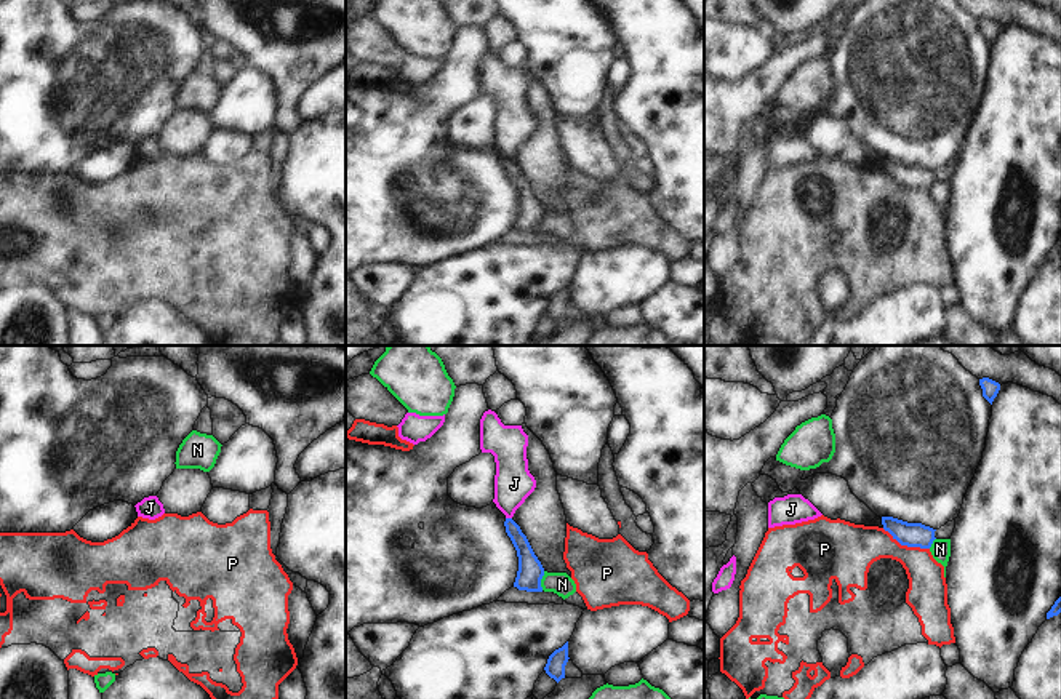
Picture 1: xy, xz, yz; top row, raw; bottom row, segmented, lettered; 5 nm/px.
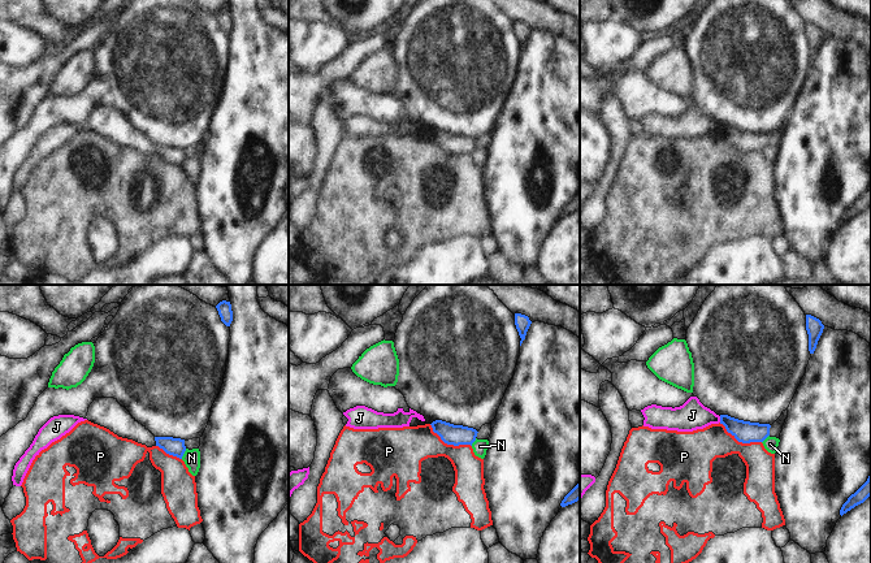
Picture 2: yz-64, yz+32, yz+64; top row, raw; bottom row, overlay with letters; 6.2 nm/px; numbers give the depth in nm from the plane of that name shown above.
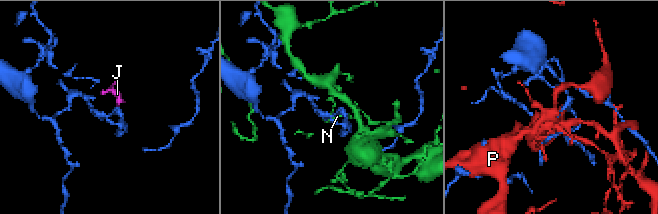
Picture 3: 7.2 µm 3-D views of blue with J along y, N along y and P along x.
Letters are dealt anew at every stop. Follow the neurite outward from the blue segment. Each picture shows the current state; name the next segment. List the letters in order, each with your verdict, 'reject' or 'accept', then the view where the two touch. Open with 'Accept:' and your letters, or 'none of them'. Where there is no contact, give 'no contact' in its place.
Accept: none of them
J: reject | xz
N: reject | xz
P: reject | yz

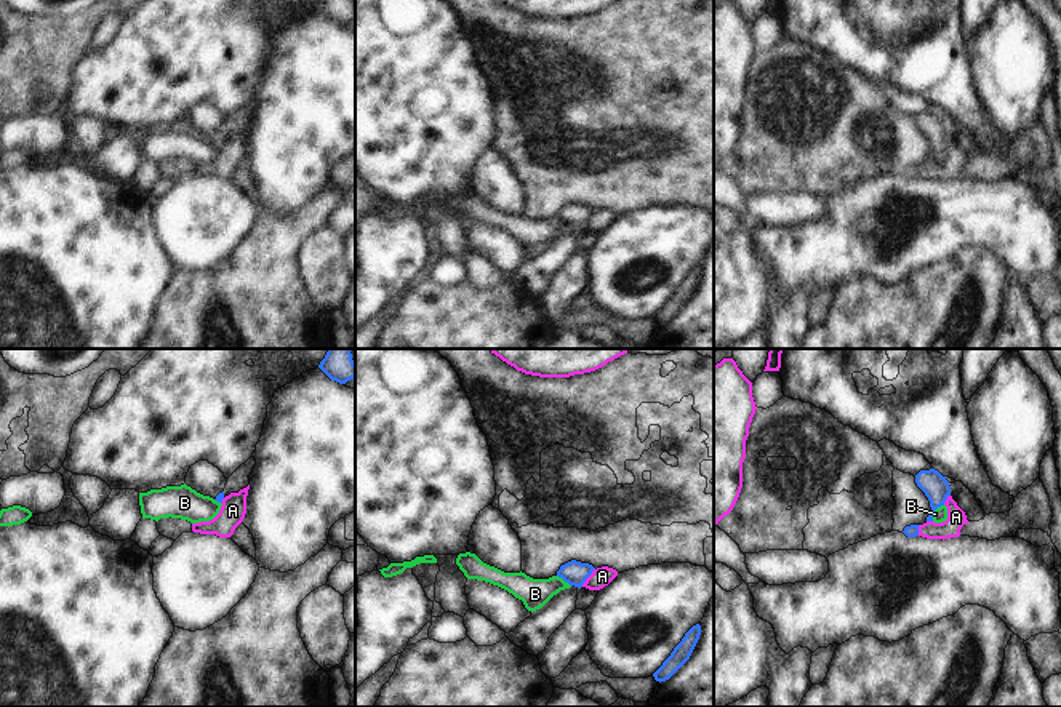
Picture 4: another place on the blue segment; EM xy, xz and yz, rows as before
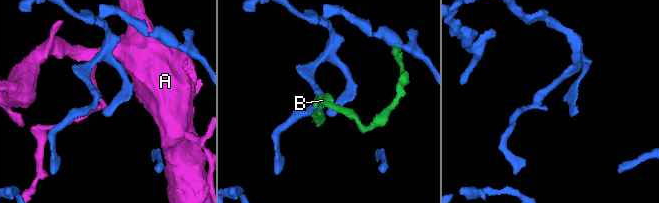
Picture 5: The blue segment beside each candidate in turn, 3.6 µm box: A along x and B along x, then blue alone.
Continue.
Accept: none of them
A: reject | xz
B: reject | yz

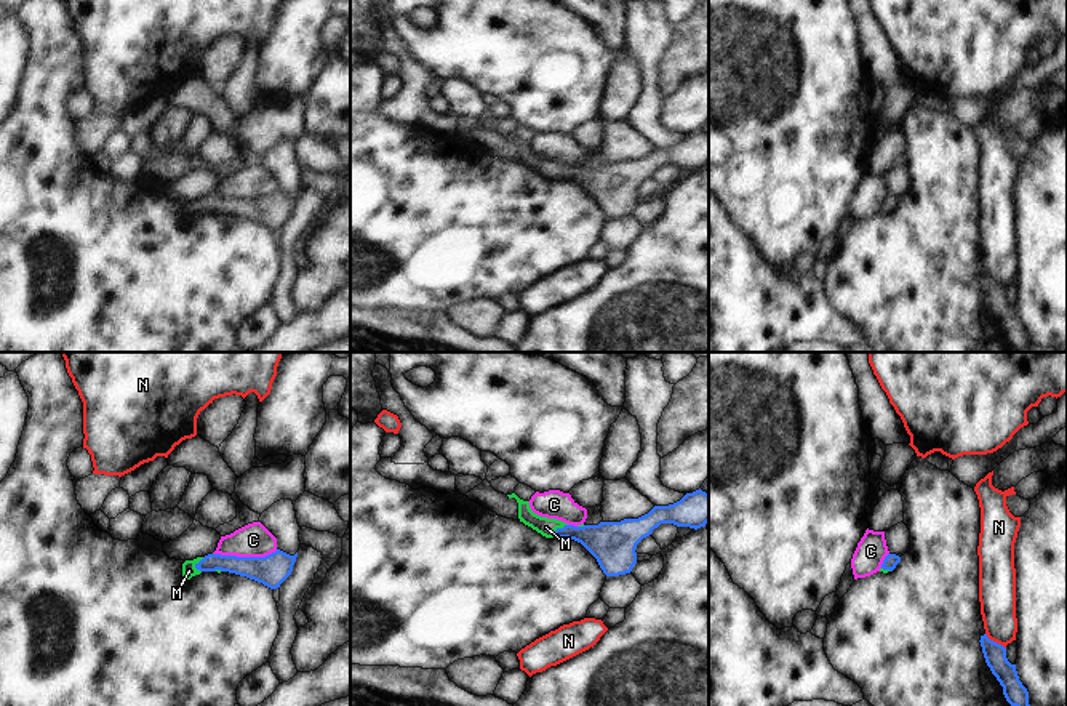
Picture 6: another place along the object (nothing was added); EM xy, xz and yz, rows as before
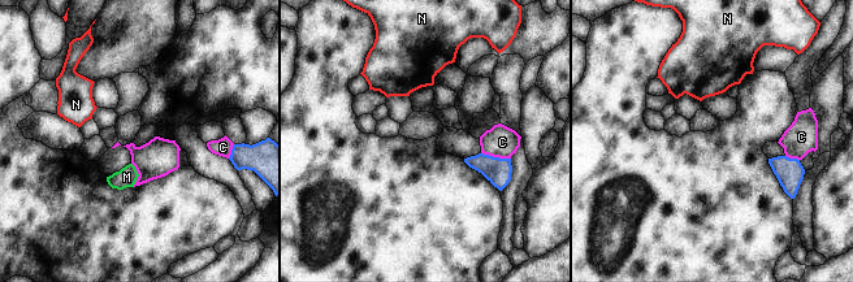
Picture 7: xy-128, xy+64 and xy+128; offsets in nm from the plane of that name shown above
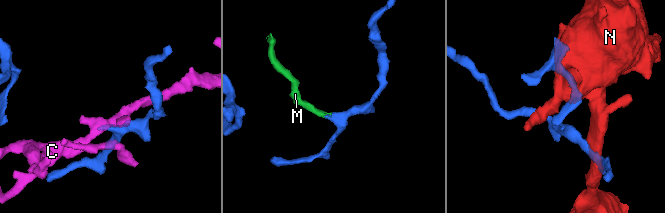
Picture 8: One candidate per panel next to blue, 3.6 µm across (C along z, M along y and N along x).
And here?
Accept: M
C: reject | xy
M: accept | xz
N: reject | yz

